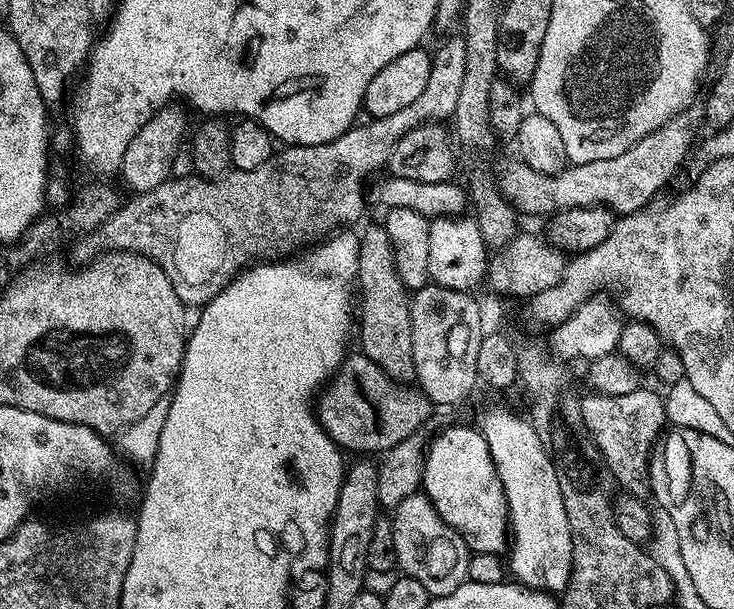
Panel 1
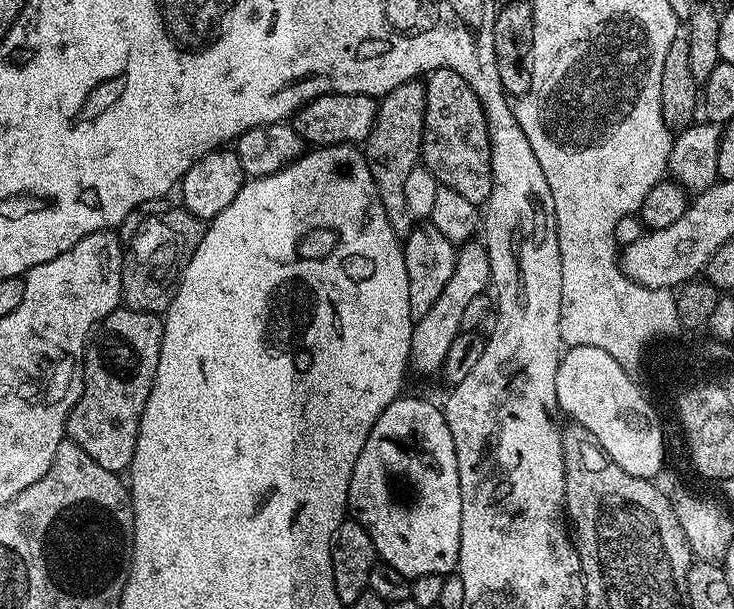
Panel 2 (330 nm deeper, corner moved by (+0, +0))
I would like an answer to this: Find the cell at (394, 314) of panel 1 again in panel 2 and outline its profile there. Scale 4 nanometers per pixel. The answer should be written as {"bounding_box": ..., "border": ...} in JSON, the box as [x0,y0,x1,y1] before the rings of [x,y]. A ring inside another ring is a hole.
{"bounding_box":[362,78,426,238],"border":[[[417,78],[410,82],[402,82],[402,86],[379,97],[376,121],[368,139],[362,144],[364,157],[368,160],[370,174],[374,178],[376,193],[386,210],[386,218],[394,234],[401,238],[407,238],[414,227],[410,206],[406,206],[406,177],[412,168],[421,163],[420,147],[426,118],[424,86],[425,81]]]}

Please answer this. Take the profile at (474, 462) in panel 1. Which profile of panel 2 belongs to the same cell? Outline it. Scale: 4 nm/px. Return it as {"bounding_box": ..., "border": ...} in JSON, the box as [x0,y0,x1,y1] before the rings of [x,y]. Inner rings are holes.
{"bounding_box":[348,395,462,578],"border":[[[401,395],[374,422],[358,462],[350,474],[348,512],[370,534],[376,555],[398,574],[415,578],[422,574],[445,577],[457,571],[460,562],[460,535],[462,534],[462,490],[458,482],[458,458],[454,438],[443,411],[428,400]]]}

